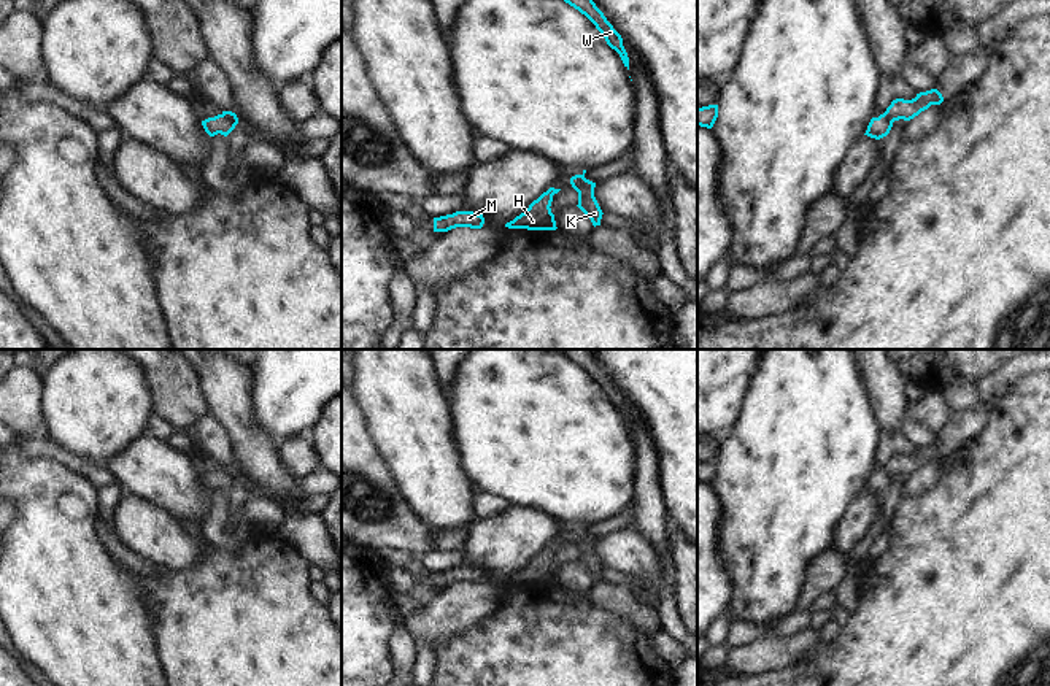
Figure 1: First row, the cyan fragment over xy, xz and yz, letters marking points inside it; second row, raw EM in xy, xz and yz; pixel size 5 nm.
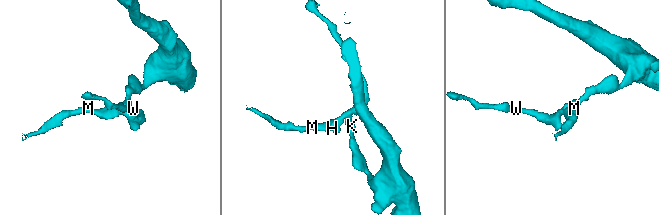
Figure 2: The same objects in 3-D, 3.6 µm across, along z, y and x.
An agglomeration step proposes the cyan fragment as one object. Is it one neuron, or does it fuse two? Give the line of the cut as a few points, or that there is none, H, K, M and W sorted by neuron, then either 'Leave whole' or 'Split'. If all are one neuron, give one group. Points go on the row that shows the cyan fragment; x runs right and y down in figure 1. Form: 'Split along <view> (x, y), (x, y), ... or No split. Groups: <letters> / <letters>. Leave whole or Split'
Split along yz (882, 115), (893, 121). Groups: H M W / K. Split

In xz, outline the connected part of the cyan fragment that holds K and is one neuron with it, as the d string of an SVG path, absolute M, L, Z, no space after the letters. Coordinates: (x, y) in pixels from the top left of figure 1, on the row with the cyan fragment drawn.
M585 179L575 191L578 192L578 208L591 219L593 225L600 225L602 210L594 197L596 183Z

